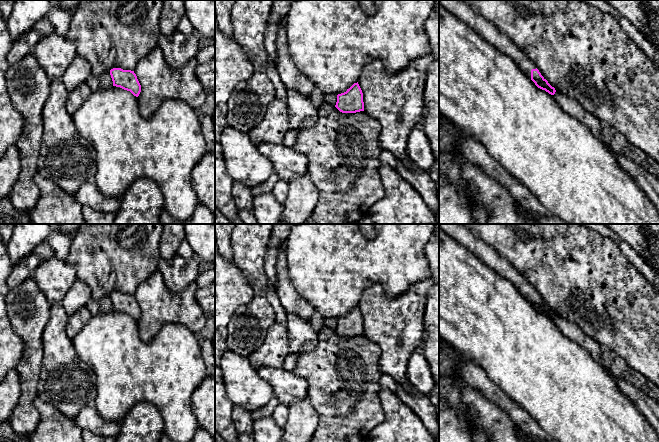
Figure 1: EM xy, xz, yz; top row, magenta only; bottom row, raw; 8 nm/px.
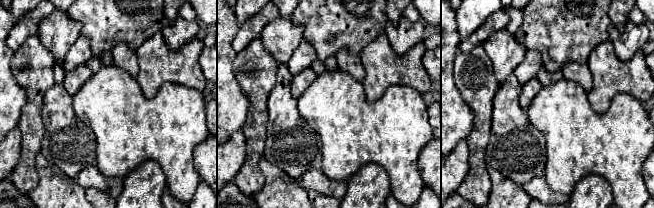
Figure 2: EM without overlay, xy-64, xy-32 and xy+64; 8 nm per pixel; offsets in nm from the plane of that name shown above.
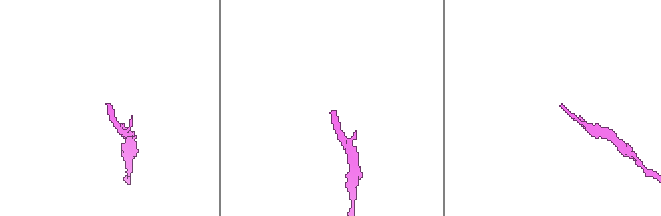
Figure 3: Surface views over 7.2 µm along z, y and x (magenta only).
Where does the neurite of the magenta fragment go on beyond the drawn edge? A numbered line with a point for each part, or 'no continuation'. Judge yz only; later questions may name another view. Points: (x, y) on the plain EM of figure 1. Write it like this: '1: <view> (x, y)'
1: yz (487, 254)

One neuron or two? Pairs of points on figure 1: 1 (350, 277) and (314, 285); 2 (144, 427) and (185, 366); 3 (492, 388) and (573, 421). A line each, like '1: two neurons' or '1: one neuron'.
1: one neuron
2: two neurons
3: two neurons

